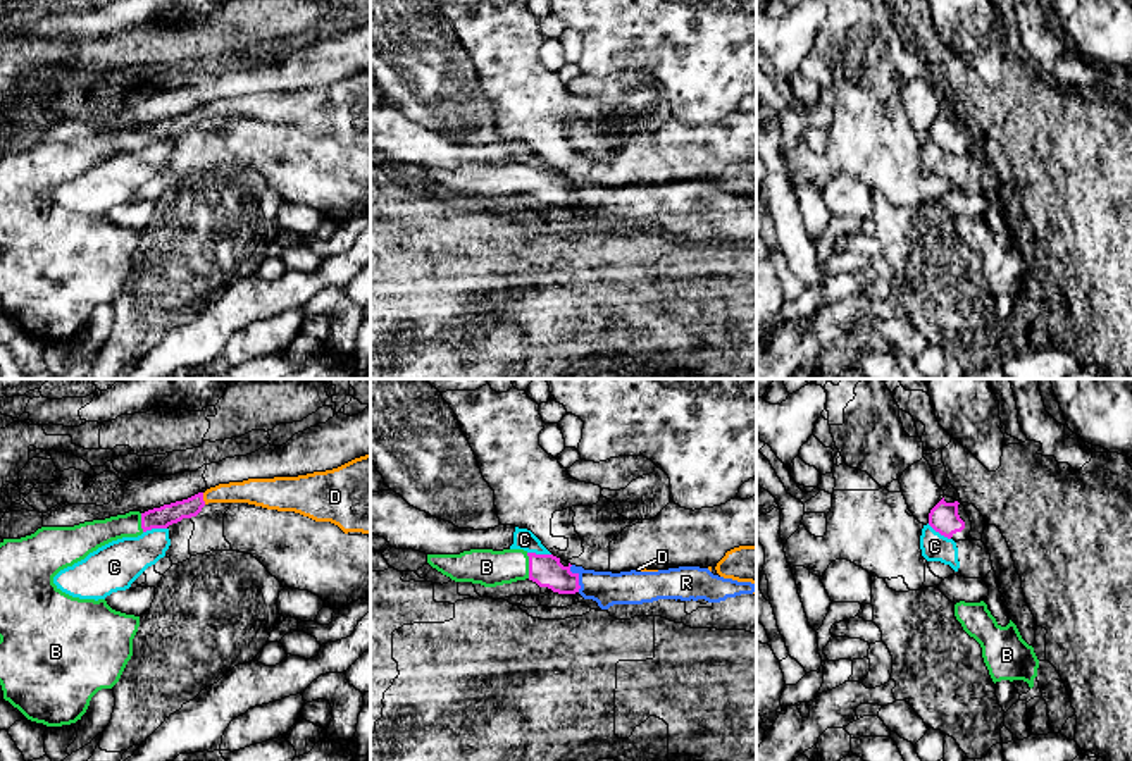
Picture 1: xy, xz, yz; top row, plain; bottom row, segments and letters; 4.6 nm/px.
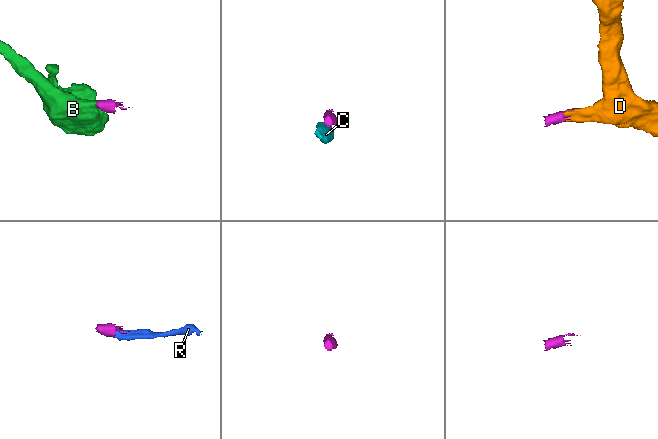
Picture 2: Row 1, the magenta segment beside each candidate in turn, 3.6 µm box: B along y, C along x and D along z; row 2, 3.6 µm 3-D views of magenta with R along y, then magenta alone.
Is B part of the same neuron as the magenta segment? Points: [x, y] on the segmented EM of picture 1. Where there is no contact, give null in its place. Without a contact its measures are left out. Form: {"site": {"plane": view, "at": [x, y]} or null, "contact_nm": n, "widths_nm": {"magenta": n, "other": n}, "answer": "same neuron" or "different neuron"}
{"site": {"plane": "xz", "at": [529, 565]}, "contact_nm": 120, "widths_nm": {"magenta": 150, "other": 170}, "answer": "same neuron"}

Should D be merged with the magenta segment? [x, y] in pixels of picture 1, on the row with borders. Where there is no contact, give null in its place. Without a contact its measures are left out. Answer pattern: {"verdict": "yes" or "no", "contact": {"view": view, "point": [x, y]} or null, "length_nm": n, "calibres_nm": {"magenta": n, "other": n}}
{"verdict": "yes", "contact": {"view": "xy", "point": [202, 498]}, "length_nm": 60, "calibres_nm": {"magenta": 100, "other": 130}}

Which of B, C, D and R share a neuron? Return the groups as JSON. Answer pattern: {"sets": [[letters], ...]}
{"sets": [["B", "D"], ["C", "R"]]}

